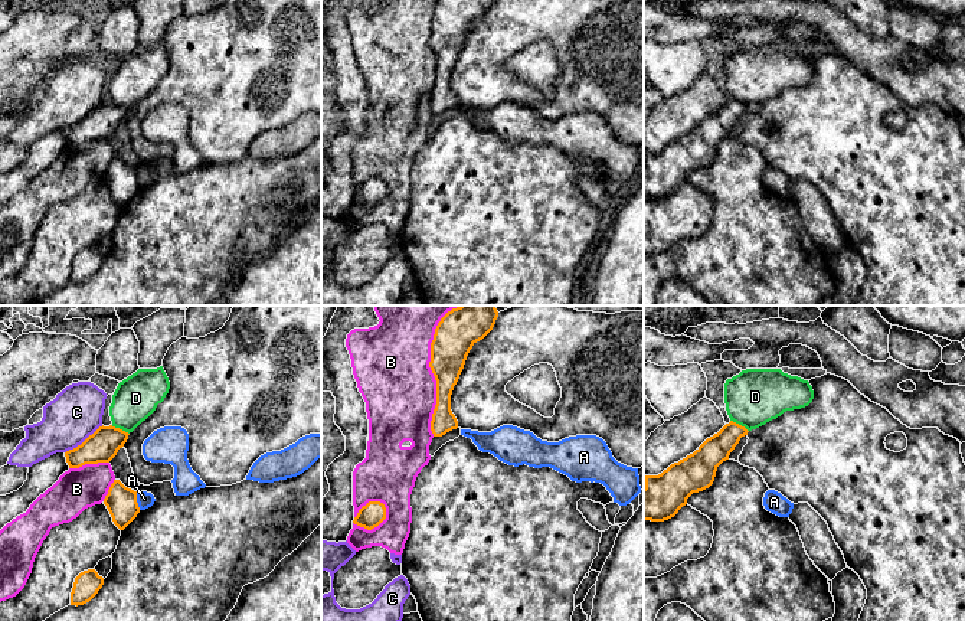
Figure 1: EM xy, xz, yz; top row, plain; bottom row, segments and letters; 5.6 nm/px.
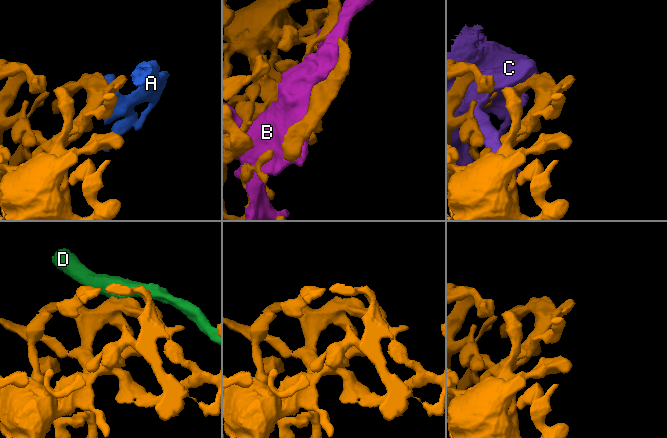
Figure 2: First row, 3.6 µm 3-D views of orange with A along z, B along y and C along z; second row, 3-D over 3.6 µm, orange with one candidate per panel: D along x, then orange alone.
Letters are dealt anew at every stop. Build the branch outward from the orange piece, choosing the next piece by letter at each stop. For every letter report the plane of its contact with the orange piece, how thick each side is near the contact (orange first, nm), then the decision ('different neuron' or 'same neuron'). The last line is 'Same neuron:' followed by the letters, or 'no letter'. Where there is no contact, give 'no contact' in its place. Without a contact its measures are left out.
A: contact in xy; calibres 180 and 90 nm; different neuron
B: contact in xz; calibres 220 and 420 nm; different neuron
C: contact in xy; calibres 180 and 280 nm; different neuron
D: contact in yz; calibres 160 and 320 nm; different neuron
Same neuron: no letter

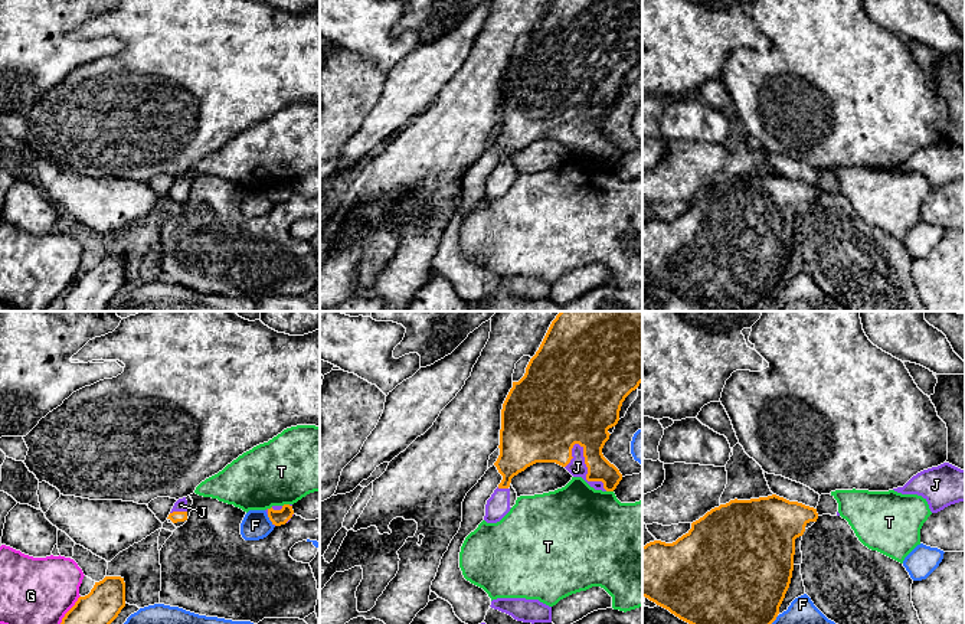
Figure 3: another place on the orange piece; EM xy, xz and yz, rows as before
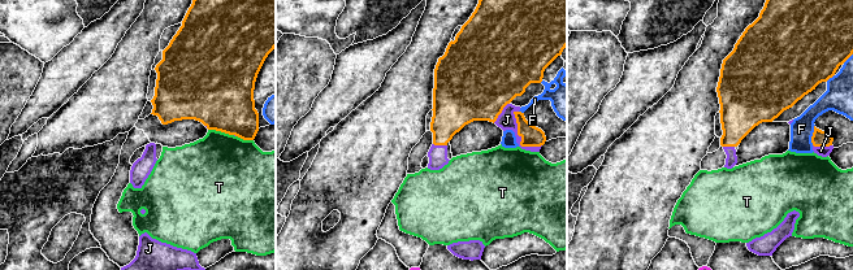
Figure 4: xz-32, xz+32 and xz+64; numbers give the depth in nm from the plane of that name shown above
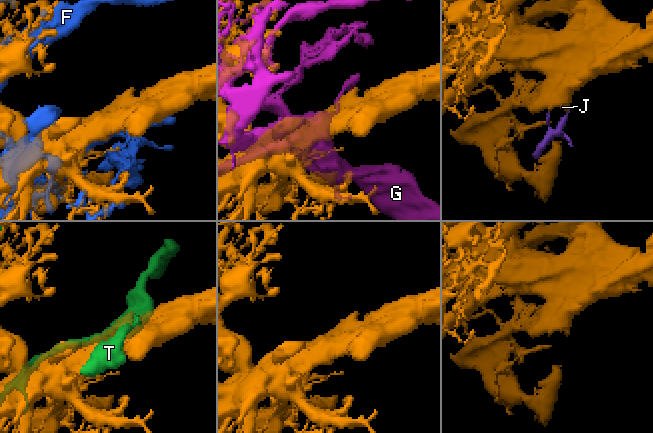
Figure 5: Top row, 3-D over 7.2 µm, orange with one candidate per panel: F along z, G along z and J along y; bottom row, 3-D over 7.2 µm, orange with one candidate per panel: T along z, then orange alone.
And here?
F: contact in xy; calibres 90 and 160 nm; different neuron
G: contact in xy; calibres 240 and 400 nm; different neuron
J: contact in xz; calibres 220 and 100 nm; same neuron
T: contact in xy; calibres 90 and 380 nm; different neuron
Same neuron: J

